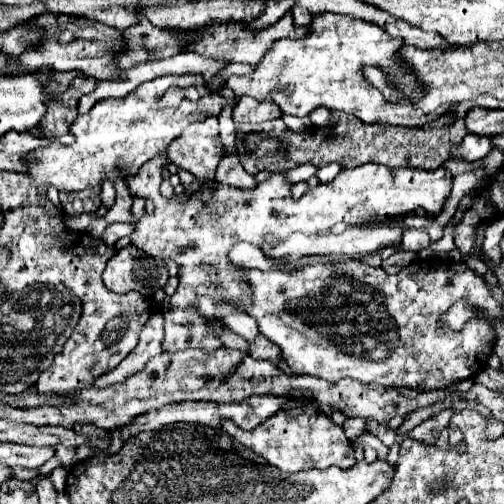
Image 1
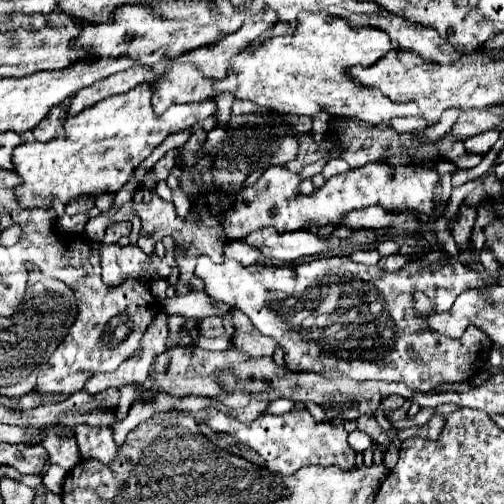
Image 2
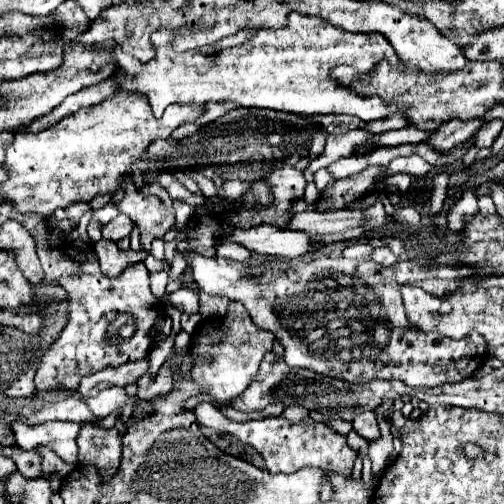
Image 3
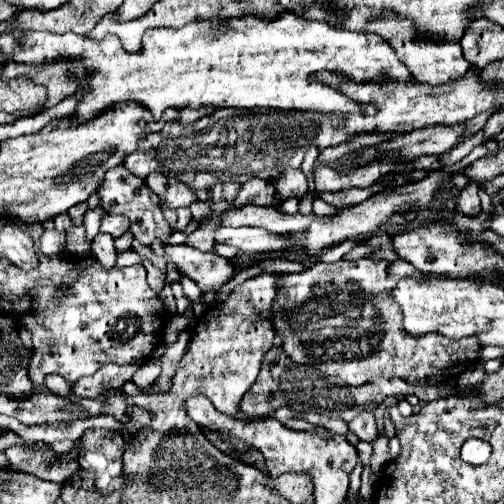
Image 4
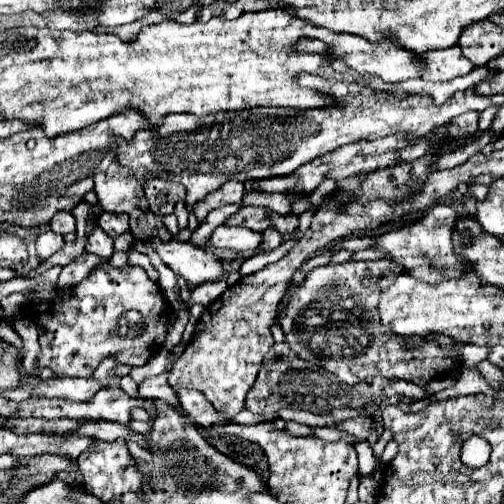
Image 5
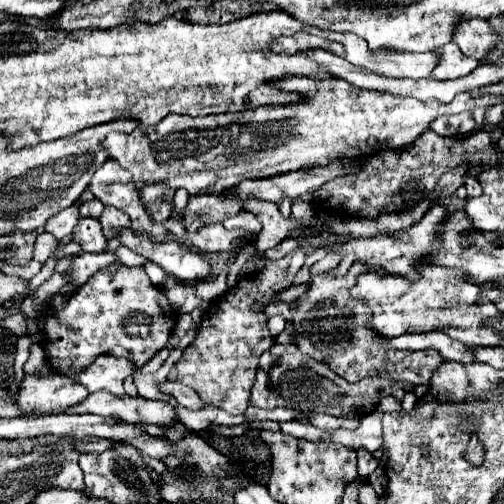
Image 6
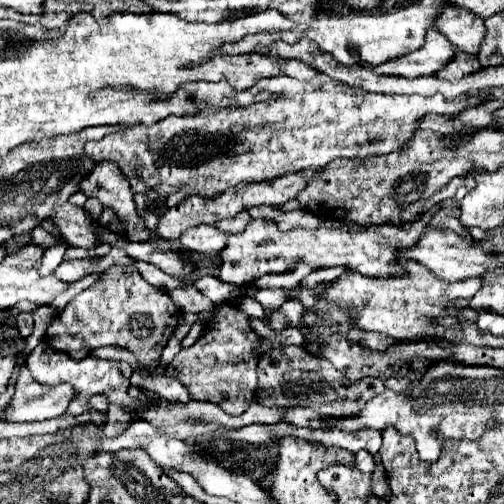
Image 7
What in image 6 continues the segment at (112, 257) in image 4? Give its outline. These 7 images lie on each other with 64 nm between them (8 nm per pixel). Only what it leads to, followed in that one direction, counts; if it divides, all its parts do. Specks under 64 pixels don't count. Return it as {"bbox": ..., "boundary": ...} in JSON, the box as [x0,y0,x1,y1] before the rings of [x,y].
{"bbox":[72,218,106,252],"boundary":[[[78,218],[76,228],[72,230],[72,240],[82,246],[84,252],[104,252],[106,236],[102,234],[100,222],[96,218]]]}

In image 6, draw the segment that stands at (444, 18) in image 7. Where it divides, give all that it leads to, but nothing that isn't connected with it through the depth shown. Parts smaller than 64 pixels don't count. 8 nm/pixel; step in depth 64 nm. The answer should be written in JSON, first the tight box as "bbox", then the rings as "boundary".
{"bbox":[452,18,498,60],"boundary":[[[480,18],[472,20],[460,20],[454,26],[452,42],[458,44],[458,48],[476,60],[484,60],[488,54],[488,48],[496,46],[498,36],[492,32],[490,24]]]}

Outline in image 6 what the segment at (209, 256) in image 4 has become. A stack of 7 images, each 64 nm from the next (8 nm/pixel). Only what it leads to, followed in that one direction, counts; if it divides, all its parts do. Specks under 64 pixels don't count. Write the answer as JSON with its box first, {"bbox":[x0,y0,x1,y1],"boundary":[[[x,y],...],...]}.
{"bbox":[146,240,210,280],"boundary":[[[176,240],[152,244],[152,248],[146,252],[146,258],[162,266],[170,276],[178,280],[200,280],[210,276],[208,262],[192,248]]]}

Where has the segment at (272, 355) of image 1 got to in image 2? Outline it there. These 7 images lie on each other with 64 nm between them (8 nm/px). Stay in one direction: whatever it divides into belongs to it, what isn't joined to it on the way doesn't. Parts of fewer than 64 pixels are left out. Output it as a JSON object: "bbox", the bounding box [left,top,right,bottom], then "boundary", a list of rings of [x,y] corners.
{"bbox":[230,330,278,357],"boundary":[[[252,330],[250,334],[234,332],[234,336],[232,336],[232,346],[230,346],[230,348],[238,350],[238,352],[244,352],[244,354],[248,354],[248,356],[263,357],[272,356],[276,346],[278,346],[276,340],[270,340],[268,336]]]}

